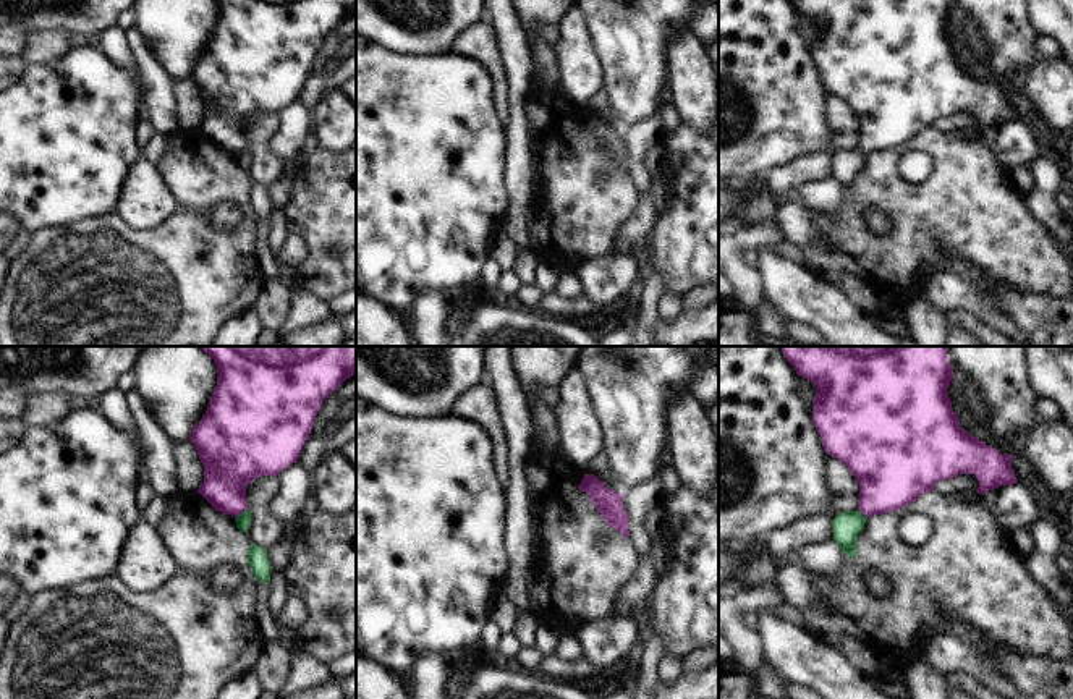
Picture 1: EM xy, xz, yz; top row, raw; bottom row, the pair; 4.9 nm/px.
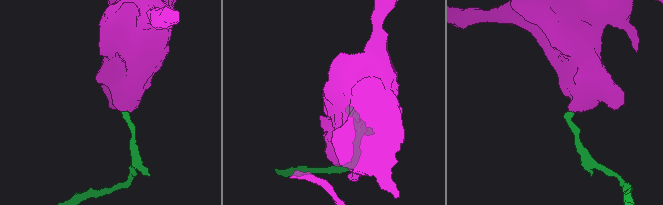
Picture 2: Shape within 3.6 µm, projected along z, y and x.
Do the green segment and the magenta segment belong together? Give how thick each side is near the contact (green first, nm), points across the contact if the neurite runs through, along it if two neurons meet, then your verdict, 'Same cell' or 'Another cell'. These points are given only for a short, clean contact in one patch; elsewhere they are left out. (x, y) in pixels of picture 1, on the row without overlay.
Thickness 80 nm (green) against 280 nm. Boundary: xy (246, 146), (235, 156). Another cell.

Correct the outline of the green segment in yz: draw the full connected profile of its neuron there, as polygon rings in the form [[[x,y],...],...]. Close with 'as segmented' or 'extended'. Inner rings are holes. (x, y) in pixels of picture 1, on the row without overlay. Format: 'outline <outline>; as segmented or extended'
outline [[[843,149],[832,157],[833,178],[850,196],[856,194],[856,176],[864,167],[867,155],[863,149]]]; as segmented

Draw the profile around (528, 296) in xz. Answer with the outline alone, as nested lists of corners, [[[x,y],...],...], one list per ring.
[[[520,285],[520,290],[511,301],[521,309],[536,311],[541,294],[542,293],[536,288],[536,285]]]

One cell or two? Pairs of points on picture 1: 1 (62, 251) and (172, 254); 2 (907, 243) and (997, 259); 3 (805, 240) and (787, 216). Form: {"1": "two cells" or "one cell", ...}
{"1": "one cell", "2": "one cell", "3": "one cell"}

